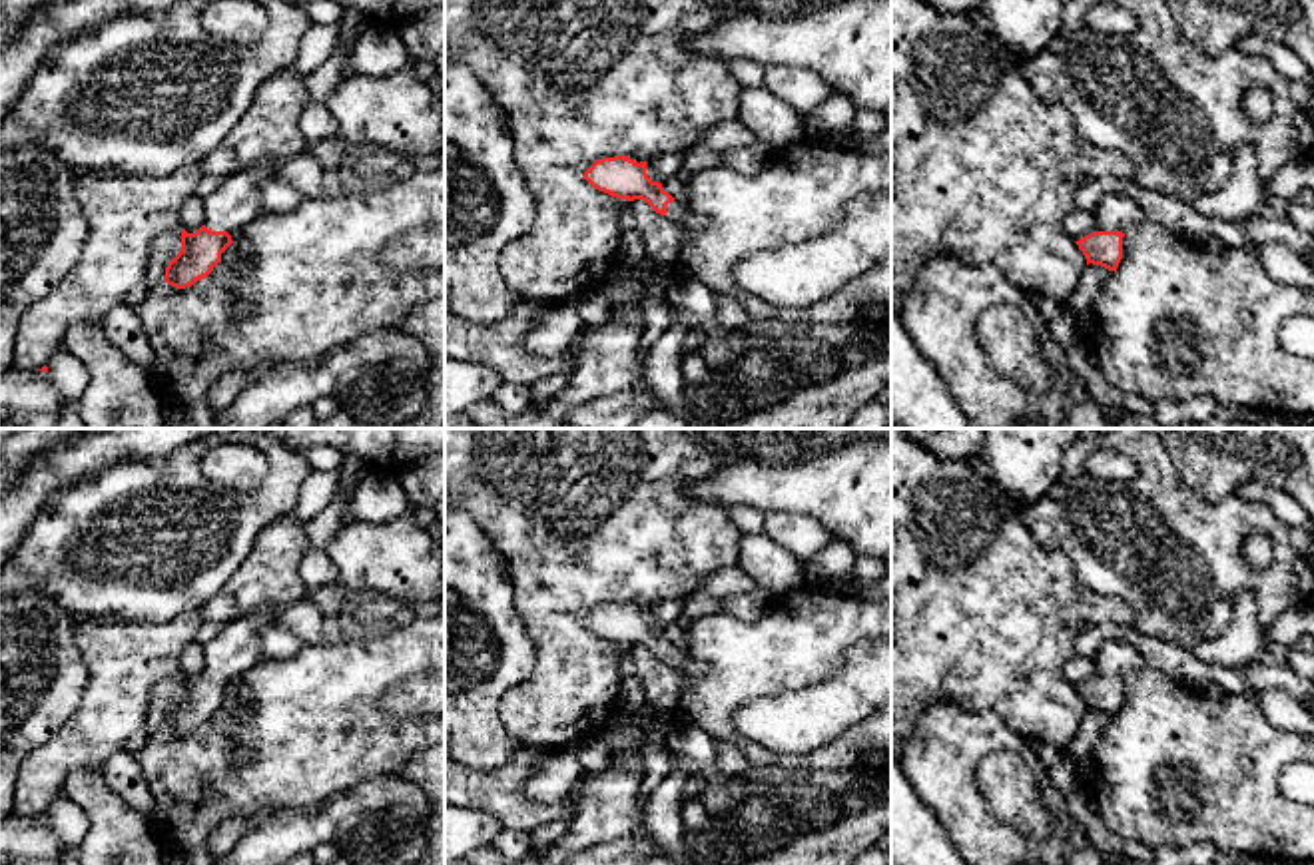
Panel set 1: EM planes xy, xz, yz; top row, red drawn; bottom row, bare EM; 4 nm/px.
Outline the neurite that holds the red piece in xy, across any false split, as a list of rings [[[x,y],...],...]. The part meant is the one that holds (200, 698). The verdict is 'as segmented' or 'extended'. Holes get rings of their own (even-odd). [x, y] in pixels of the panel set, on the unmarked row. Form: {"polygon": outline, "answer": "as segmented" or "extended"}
{"polygon": [[[311,594],[281,608],[257,608],[243,618],[225,624],[221,634],[203,646],[205,664],[195,680],[181,678],[181,696],[167,710],[164,729],[185,735],[207,723],[221,700],[233,690],[231,682],[265,660],[261,634],[285,628],[303,644],[323,640],[325,620]]], "answer": "extended"}

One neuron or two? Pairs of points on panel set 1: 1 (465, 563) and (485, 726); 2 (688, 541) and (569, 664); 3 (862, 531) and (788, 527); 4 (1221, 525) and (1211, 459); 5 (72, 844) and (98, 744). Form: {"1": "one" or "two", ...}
{"1": "one", "2": "one", "3": "two", "4": "two", "5": "two"}

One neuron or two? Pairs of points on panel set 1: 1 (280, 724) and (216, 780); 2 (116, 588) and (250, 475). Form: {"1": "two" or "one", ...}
{"1": "one", "2": "two"}

